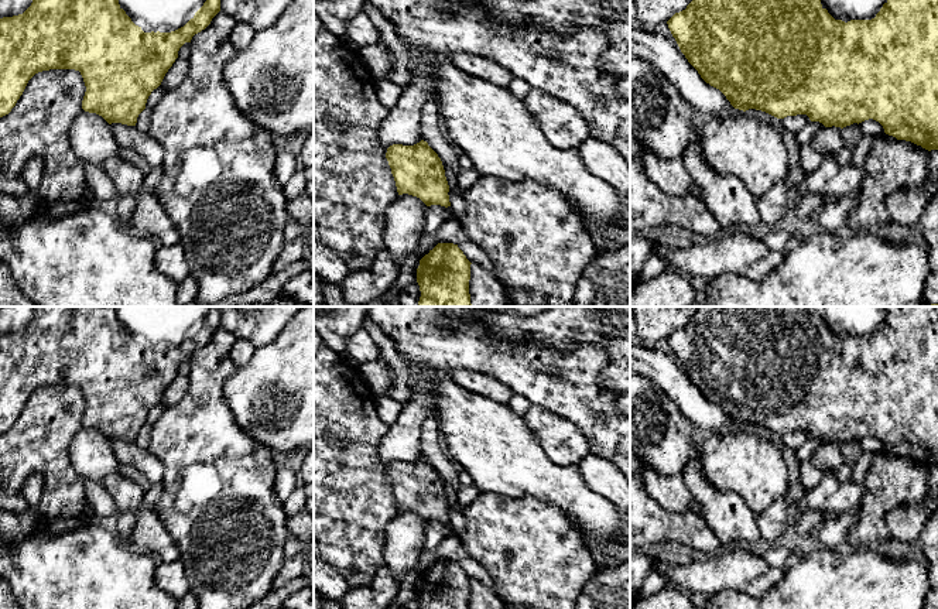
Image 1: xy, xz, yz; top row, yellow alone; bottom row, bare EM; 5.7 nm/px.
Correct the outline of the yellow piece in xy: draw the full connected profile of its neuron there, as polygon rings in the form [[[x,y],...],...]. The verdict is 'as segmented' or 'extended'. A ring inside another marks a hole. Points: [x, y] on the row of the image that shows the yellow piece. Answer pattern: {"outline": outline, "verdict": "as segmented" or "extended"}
{"outline": [[[32,0],[23,14],[0,18],[0,117],[11,112],[35,73],[75,69],[81,72],[86,86],[82,100],[85,112],[102,116],[109,124],[136,126],[148,96],[178,58],[179,48],[205,30],[219,11],[220,0],[206,0],[184,27],[171,32],[144,32],[120,7],[119,0]]], "verdict": "as segmented"}

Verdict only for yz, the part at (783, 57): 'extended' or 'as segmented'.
as segmented

